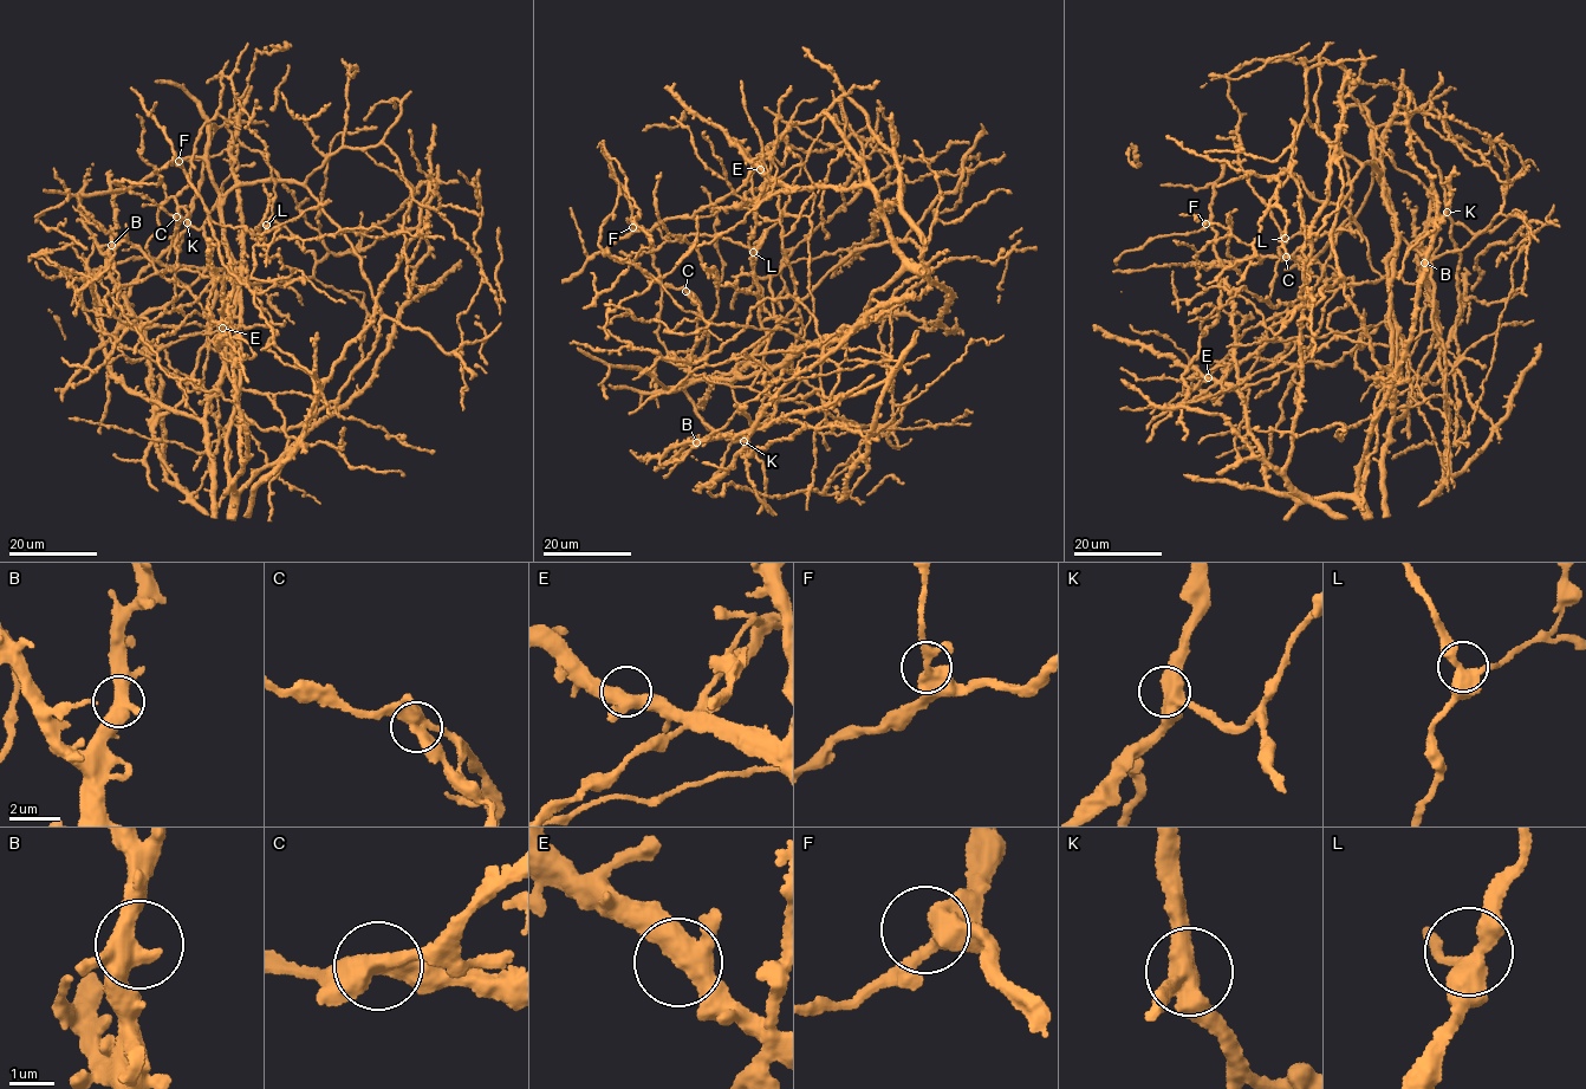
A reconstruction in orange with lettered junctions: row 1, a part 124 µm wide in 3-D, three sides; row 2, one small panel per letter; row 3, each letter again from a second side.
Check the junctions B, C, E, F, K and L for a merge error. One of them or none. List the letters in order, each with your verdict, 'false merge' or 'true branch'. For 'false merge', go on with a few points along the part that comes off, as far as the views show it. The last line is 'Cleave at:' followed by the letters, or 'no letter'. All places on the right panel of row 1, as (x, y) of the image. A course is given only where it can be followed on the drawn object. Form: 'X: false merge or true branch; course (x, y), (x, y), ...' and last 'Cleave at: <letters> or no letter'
B: true branch
C: false merge; course (1286, 257), (1331, 266), (1345, 285)
E: true branch
F: true branch
K: true branch
L: true branch
Cleave at: C

